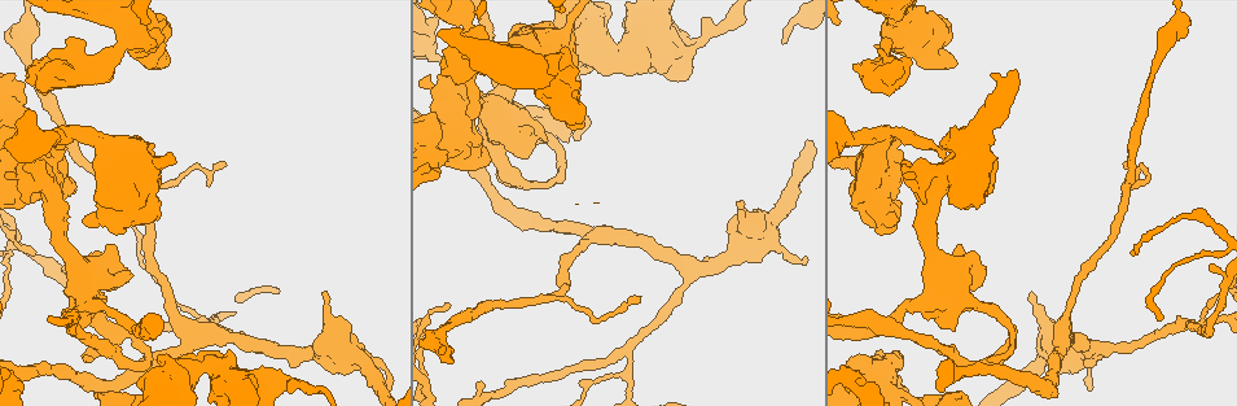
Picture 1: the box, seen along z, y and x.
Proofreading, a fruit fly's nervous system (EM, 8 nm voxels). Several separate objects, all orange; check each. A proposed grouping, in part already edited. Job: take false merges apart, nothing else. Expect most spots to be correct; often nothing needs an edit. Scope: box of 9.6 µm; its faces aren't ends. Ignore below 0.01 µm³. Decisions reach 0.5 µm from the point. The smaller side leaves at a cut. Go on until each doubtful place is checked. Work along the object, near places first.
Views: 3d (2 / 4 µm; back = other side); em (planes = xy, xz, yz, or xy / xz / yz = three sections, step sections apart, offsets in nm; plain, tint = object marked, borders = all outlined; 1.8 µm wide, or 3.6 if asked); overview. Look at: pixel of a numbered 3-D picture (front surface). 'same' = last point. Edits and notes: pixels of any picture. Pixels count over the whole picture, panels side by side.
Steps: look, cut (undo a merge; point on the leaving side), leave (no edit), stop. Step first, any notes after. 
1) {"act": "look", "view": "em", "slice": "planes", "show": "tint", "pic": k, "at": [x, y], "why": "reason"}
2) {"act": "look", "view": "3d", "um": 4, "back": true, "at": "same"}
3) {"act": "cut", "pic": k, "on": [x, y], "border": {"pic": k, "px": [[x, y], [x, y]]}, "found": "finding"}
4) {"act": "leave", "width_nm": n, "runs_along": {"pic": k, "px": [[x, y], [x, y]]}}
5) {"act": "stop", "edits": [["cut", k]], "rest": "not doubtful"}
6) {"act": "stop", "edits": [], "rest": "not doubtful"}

{"act": "look", "view": "em", "slice": "yz", "step": 4, "show": "tint", "pic": 1, "at": [66, 131], "why": "calibre changes"}

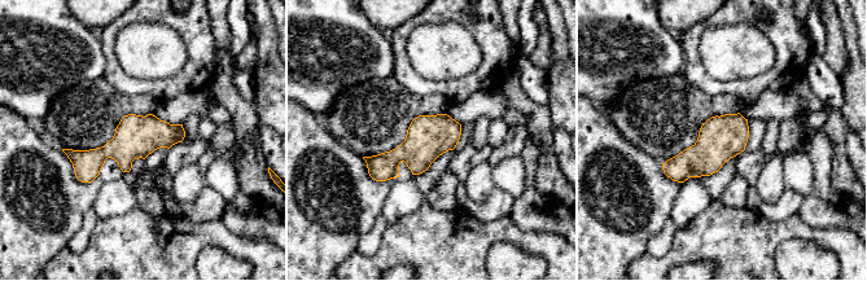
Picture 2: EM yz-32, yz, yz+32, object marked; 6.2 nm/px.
{"act": "look", "view": "em", "slice": "planes", "show": "tint", "at": "same"}

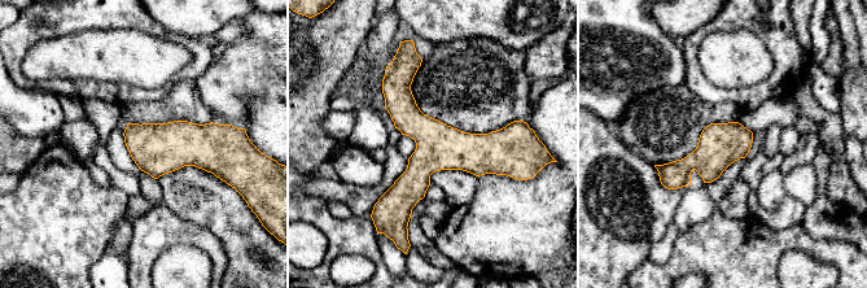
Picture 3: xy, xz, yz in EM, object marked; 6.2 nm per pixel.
{"act": "leave", "width_nm": 280, "runs_along": {"pic": 3, "px": [[511, 138], [441, 152], [381, 201]]}, "found": "all the same neuron"}

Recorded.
{"act": "look", "view": "3d", "um": 4, "pic": 1, "at": [448, 158], "why": "sharp bend"}

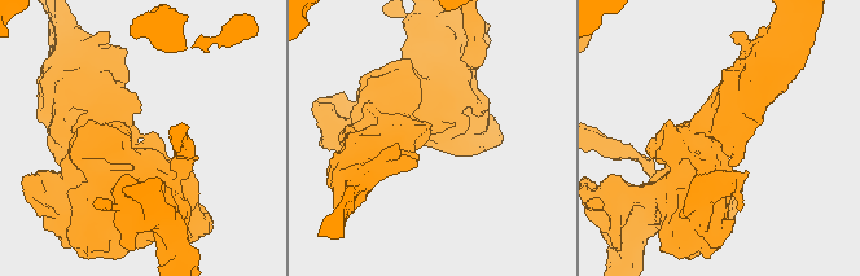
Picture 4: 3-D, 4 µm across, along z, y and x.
{"act": "look", "view": "em", "um": 3.6, "slice": "planes", "show": "tint", "pic": 4, "at": [135, 136]}

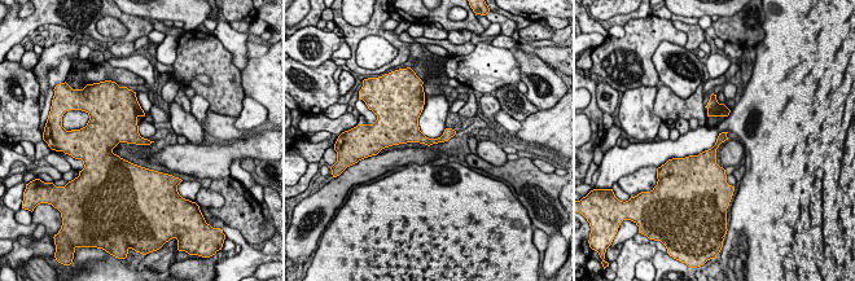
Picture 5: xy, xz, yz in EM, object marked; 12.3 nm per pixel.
{"act": "leave", "found": "continuous, no second neuron"}

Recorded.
{"act": "look", "view": "3d", "um": 2, "pic": 1, "at": [1178, 325], "why": "arms part here"}

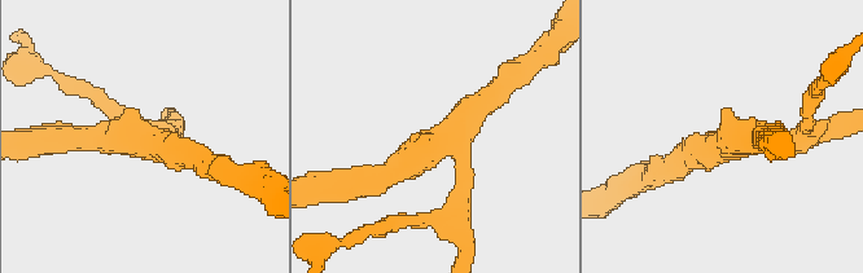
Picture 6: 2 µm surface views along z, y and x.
{"act": "look", "view": "em", "slice": "xz", "step": 4, "show": "borders", "pic": 6, "at": [449, 135], "arms": 3}

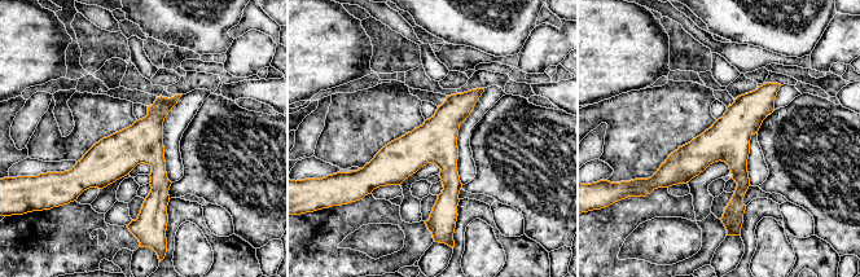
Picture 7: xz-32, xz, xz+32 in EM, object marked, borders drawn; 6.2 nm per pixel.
{"act": "leave", "runs_along": {"pic": 7, "px": [[775, 86], [738, 124], [740, 193], [728, 216]]}, "found": "continuous, no second neuron"}

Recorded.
{"act": "stop", "edits": [], "rest": "not doubtful"}

